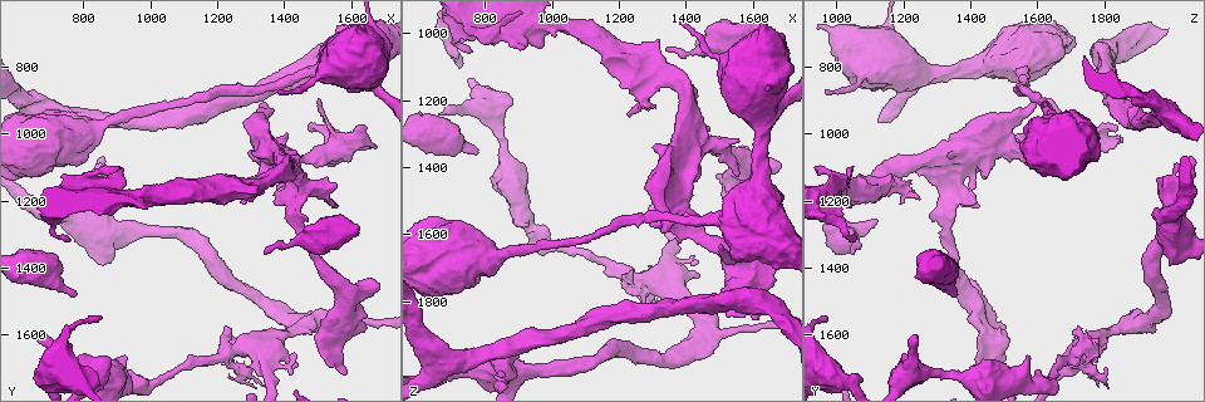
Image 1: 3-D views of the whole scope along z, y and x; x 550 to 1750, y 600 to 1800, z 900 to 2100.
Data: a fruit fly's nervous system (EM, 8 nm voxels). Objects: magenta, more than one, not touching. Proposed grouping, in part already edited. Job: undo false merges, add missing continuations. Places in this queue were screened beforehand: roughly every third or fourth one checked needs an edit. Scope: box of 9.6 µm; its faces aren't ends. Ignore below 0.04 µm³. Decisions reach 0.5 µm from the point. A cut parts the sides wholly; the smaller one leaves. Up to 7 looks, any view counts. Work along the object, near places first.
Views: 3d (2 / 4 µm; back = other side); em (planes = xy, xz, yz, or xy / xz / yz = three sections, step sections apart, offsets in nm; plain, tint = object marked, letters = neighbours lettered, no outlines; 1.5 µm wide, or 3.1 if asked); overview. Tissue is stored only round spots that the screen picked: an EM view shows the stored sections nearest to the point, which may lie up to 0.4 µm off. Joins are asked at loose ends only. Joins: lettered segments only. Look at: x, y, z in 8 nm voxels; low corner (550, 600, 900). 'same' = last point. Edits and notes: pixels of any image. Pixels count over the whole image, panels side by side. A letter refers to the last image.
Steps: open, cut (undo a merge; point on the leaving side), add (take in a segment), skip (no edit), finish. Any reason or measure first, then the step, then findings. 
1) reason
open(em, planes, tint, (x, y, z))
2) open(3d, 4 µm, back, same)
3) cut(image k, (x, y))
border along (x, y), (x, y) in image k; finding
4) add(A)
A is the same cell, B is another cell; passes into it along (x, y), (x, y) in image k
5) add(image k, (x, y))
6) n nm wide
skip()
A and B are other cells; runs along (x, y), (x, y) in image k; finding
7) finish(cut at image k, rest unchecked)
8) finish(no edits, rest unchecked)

an open end
open(em, planes, letters, (780, 1480, 1360))

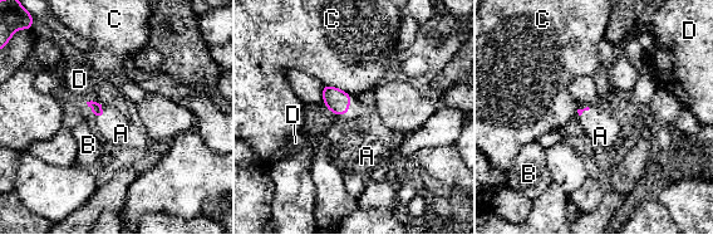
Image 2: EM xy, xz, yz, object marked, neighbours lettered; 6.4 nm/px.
add(A)
A is the same cell, B, C and D are other cells; passes into it along (337, 101), (348, 109), (363, 120) in image 2; it goes on there

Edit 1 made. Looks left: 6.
open(3d, 2 µm, (1230, 1640, 1730))

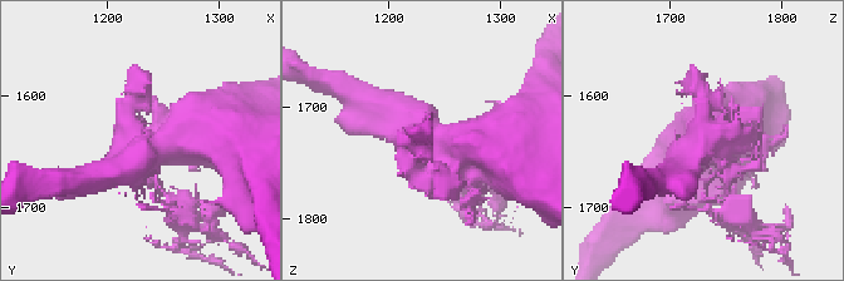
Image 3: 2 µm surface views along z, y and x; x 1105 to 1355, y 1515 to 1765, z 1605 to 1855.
now the EM
open(em, xz, step 8, tint, (1230, 1648, 1726))

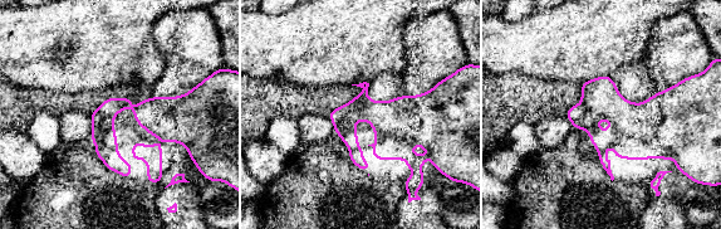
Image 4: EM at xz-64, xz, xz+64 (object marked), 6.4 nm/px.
open(em, planes, letters, same)

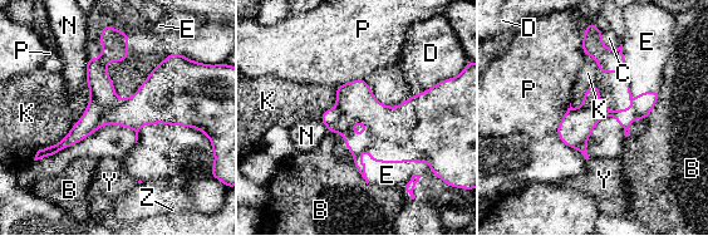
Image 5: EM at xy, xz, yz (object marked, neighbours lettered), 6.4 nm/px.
K touches over 550 nm
skip()
B, C, D, E, K, N, P, Y and Z are other cells; continuous, no second neuron

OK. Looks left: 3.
thick end
open(em, planes, plain, (1340, 970, 1390))

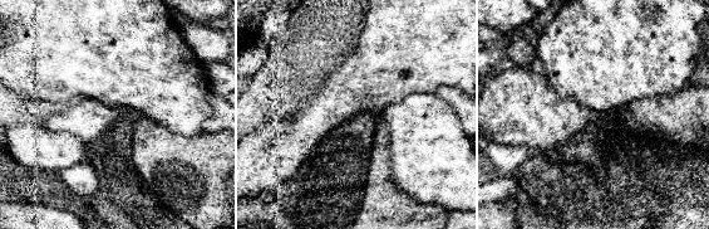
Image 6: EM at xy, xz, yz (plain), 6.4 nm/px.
with the object marked
open(em, planes, tint, same)

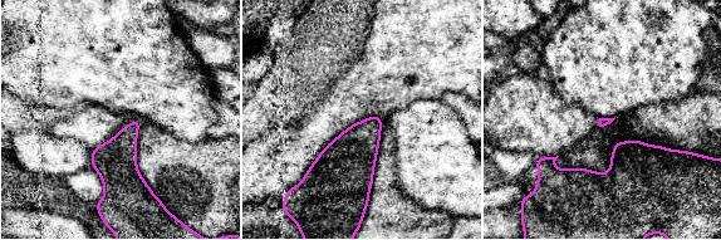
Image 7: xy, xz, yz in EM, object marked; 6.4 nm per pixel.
open(em, planes, letters, same)

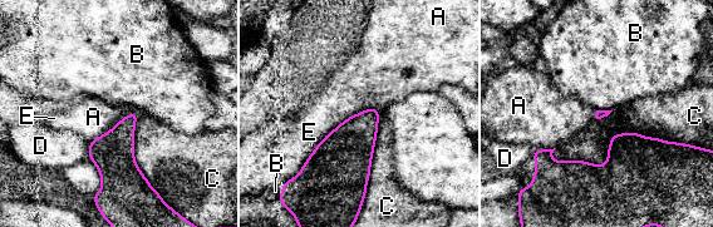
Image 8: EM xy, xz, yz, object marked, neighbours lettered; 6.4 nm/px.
skip()
A, B, C, D and E are other cells; border along (137, 112), (122, 117), (89, 142) in image 8; no lettered segment goes on from it

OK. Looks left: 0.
finish(add at image 2, rest unchecked)

